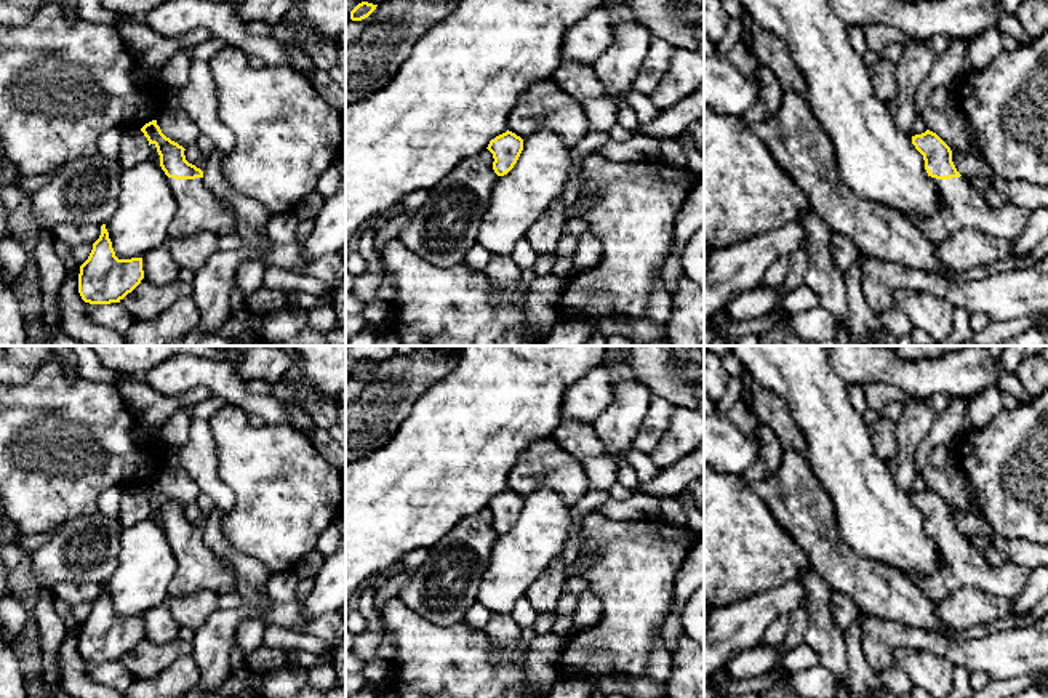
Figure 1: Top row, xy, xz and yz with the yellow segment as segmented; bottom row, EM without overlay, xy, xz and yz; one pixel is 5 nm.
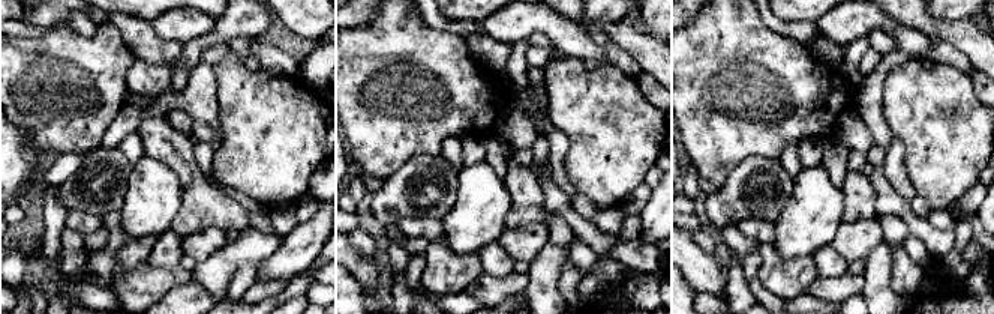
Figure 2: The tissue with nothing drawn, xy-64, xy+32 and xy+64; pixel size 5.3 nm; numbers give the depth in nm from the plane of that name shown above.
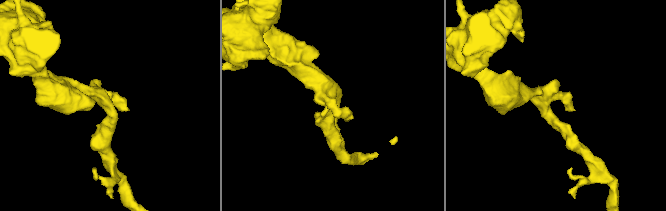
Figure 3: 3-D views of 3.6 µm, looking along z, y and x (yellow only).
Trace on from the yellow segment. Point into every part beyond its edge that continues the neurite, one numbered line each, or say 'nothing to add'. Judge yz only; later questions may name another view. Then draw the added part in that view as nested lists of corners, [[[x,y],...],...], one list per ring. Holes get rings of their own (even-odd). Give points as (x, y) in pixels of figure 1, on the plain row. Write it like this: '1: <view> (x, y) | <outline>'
1: yz (962, 564) | [[[965,535],[949,538],[933,536],[933,540],[942,567],[914,581],[936,602],[941,602],[962,586],[1014,599],[1029,583],[1032,568],[1016,564],[992,565],[970,544]]]

